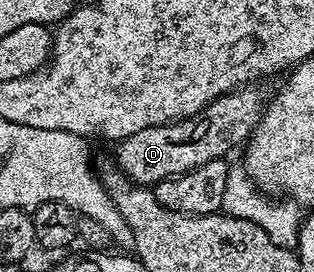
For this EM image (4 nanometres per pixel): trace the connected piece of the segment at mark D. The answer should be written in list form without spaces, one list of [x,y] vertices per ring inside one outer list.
[[[260,85],[237,87],[229,95],[218,97],[197,115],[150,129],[138,129],[130,137],[119,140],[115,162],[128,178],[141,185],[155,185],[175,175],[184,175],[211,159],[231,156],[236,146],[247,144],[258,121],[264,116],[266,94]]]

